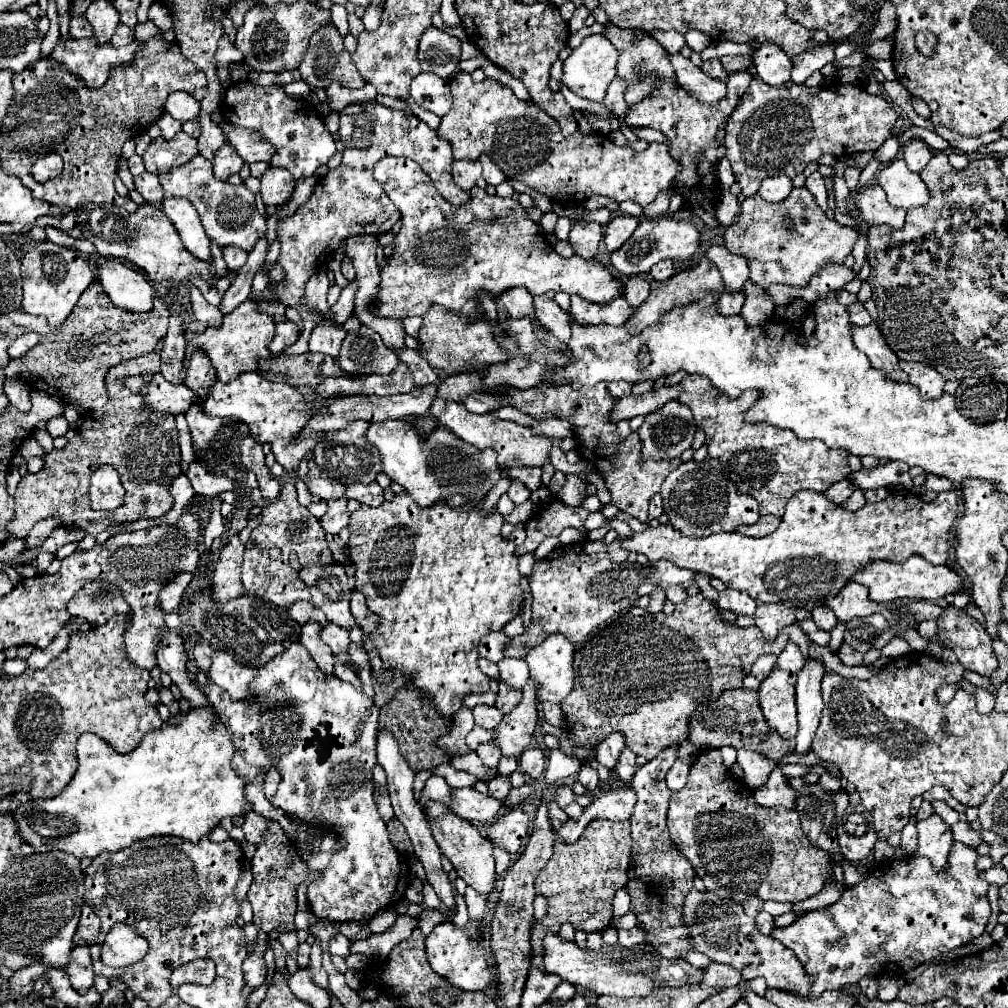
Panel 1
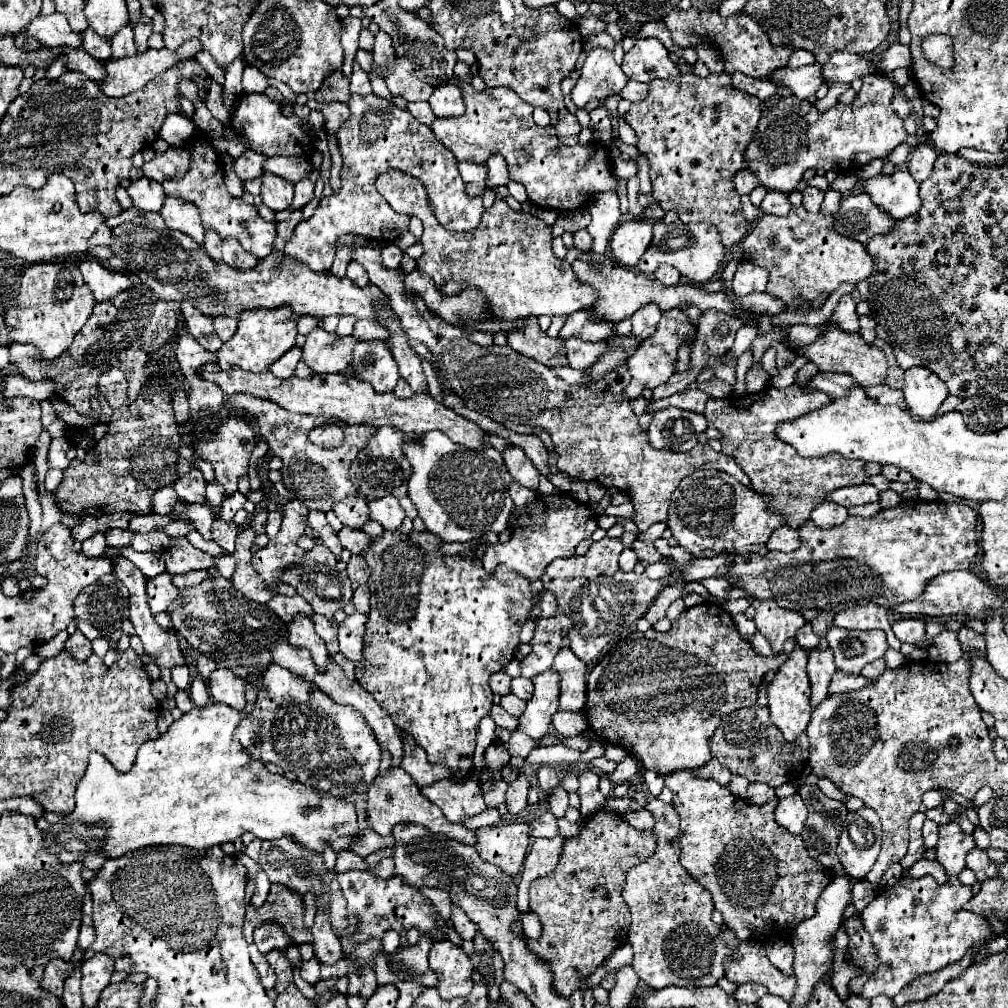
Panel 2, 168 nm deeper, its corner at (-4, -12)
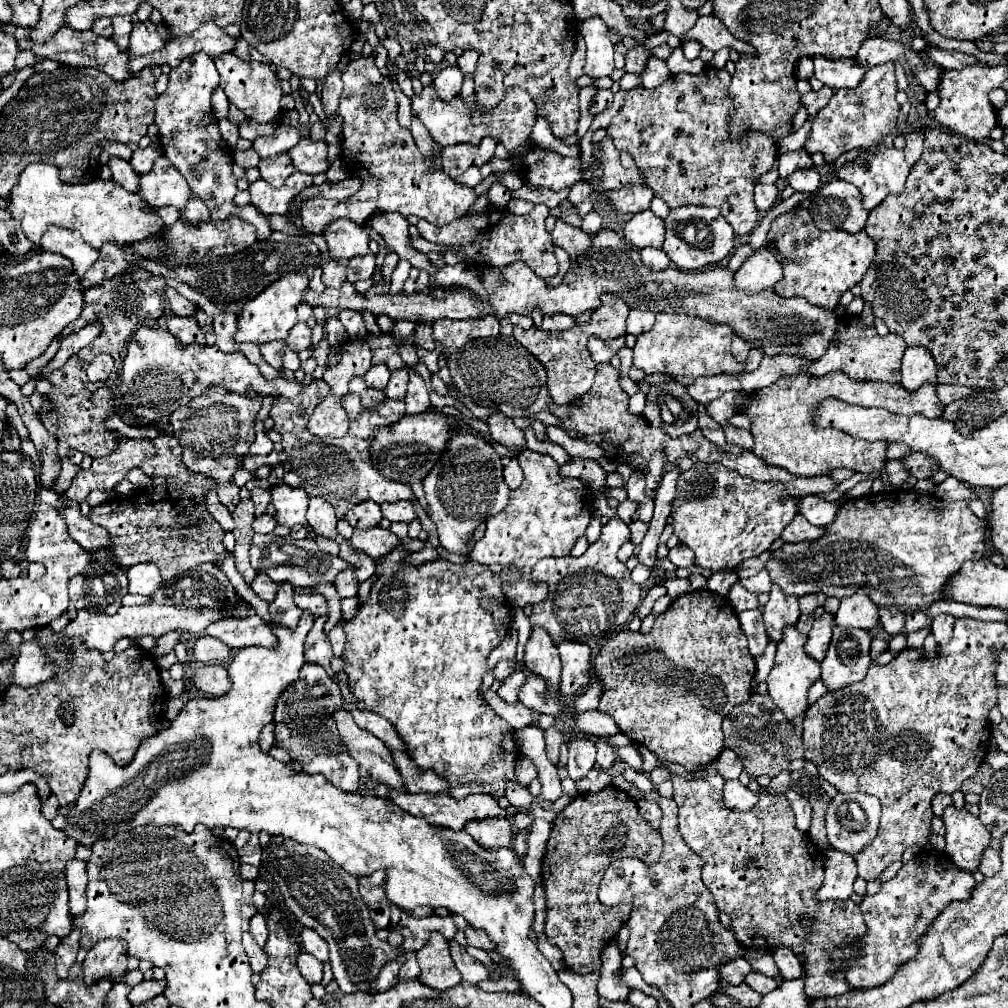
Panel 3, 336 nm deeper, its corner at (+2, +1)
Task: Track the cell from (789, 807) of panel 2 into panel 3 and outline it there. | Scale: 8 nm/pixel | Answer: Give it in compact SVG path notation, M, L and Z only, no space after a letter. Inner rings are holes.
M787 790L785 796L787 796L787 800L789 800L789 804L791 804L793 812L795 812L797 828L801 832L807 832L809 824L811 824L811 804L803 796L799 796L797 792L793 792L793 790Z

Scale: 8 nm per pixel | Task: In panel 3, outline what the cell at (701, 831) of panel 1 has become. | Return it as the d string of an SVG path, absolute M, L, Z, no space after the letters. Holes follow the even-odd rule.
M713 764L703 766L695 772L695 780L683 780L679 776L671 776L675 788L675 802L679 806L679 832L685 844L703 858L703 884L715 898L715 904L721 912L731 918L731 928L737 934L737 940L745 948L765 948L773 952L775 948L789 948L801 958L805 966L805 996L809 998L827 998L827 996L841 996L851 992L849 984L843 980L841 972L831 976L827 974L831 964L831 954L839 946L855 946L859 938L865 934L867 926L859 912L859 906L851 900L821 902L813 900L817 888L823 884L823 856L819 858L819 850L809 840L809 836L793 824L793 810L789 808L789 800L785 796L771 796L761 794L759 804L749 812L733 812L723 806L723 778L715 770ZM809 916L815 920L810 933L805 933L801 926L801 917Z

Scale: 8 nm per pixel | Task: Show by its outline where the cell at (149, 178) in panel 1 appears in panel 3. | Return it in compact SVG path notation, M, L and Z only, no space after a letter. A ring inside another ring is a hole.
M111 156L107 164L109 164L111 172L113 172L113 180L115 182L125 186L129 192L137 192L137 188L139 188L139 174L131 168L131 164L127 160Z

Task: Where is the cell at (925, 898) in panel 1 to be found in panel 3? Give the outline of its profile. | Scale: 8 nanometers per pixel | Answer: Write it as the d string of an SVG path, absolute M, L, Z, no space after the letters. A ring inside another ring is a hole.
M935 852L935 860L915 856L905 862L889 882L883 882L875 896L863 896L861 914L867 931L861 940L860 951L856 952L848 946L839 948L832 955L833 964L829 971L834 973L842 961L851 960L843 974L853 990L885 984L885 980L893 978L895 970L903 962L917 954L921 934L925 934L925 928L941 914L941 910L953 900L969 900L973 888L973 876L957 868L945 854Z

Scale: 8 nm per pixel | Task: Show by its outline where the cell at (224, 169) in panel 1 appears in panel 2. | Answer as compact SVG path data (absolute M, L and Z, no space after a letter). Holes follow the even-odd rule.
M247 149L241 157L235 159L233 171L235 171L237 177L245 183L245 181L251 181L251 179L263 175L263 161L265 161L265 155Z

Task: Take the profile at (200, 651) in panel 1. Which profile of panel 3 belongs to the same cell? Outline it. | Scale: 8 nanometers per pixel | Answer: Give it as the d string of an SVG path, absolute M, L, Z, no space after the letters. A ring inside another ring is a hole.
M203 636L196 640L193 655L203 664L225 664L231 657L231 649L216 638Z

